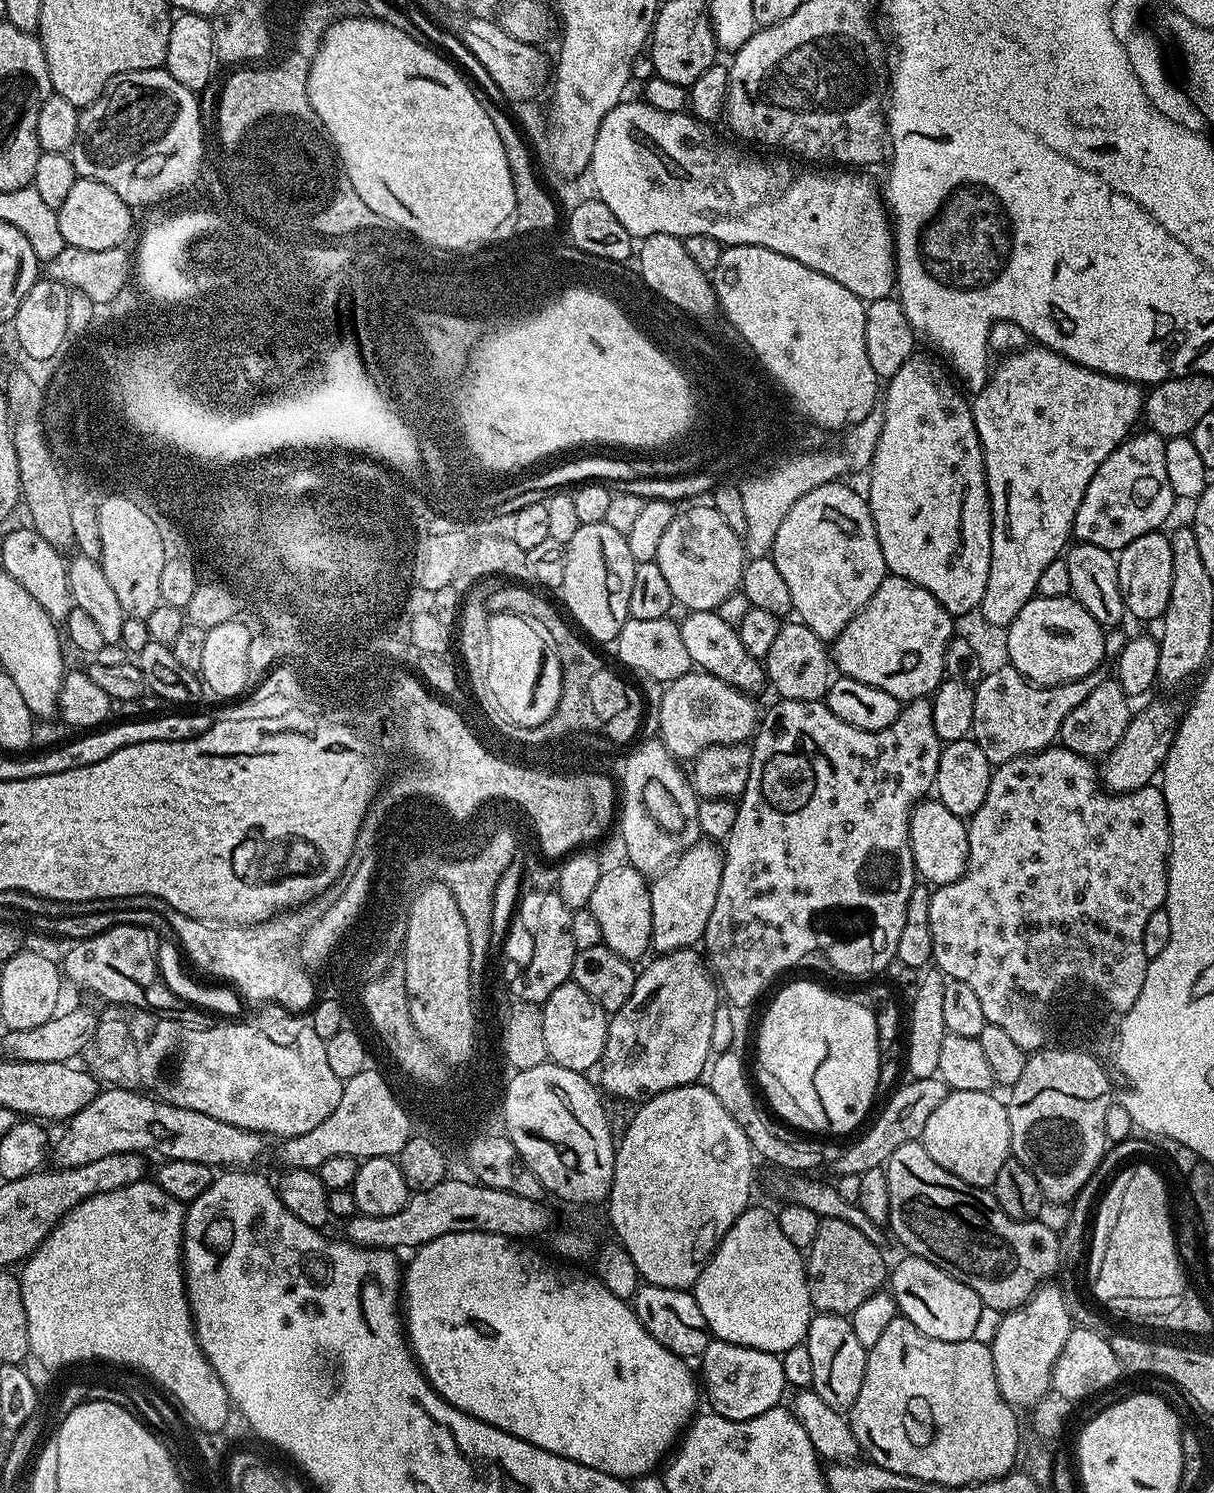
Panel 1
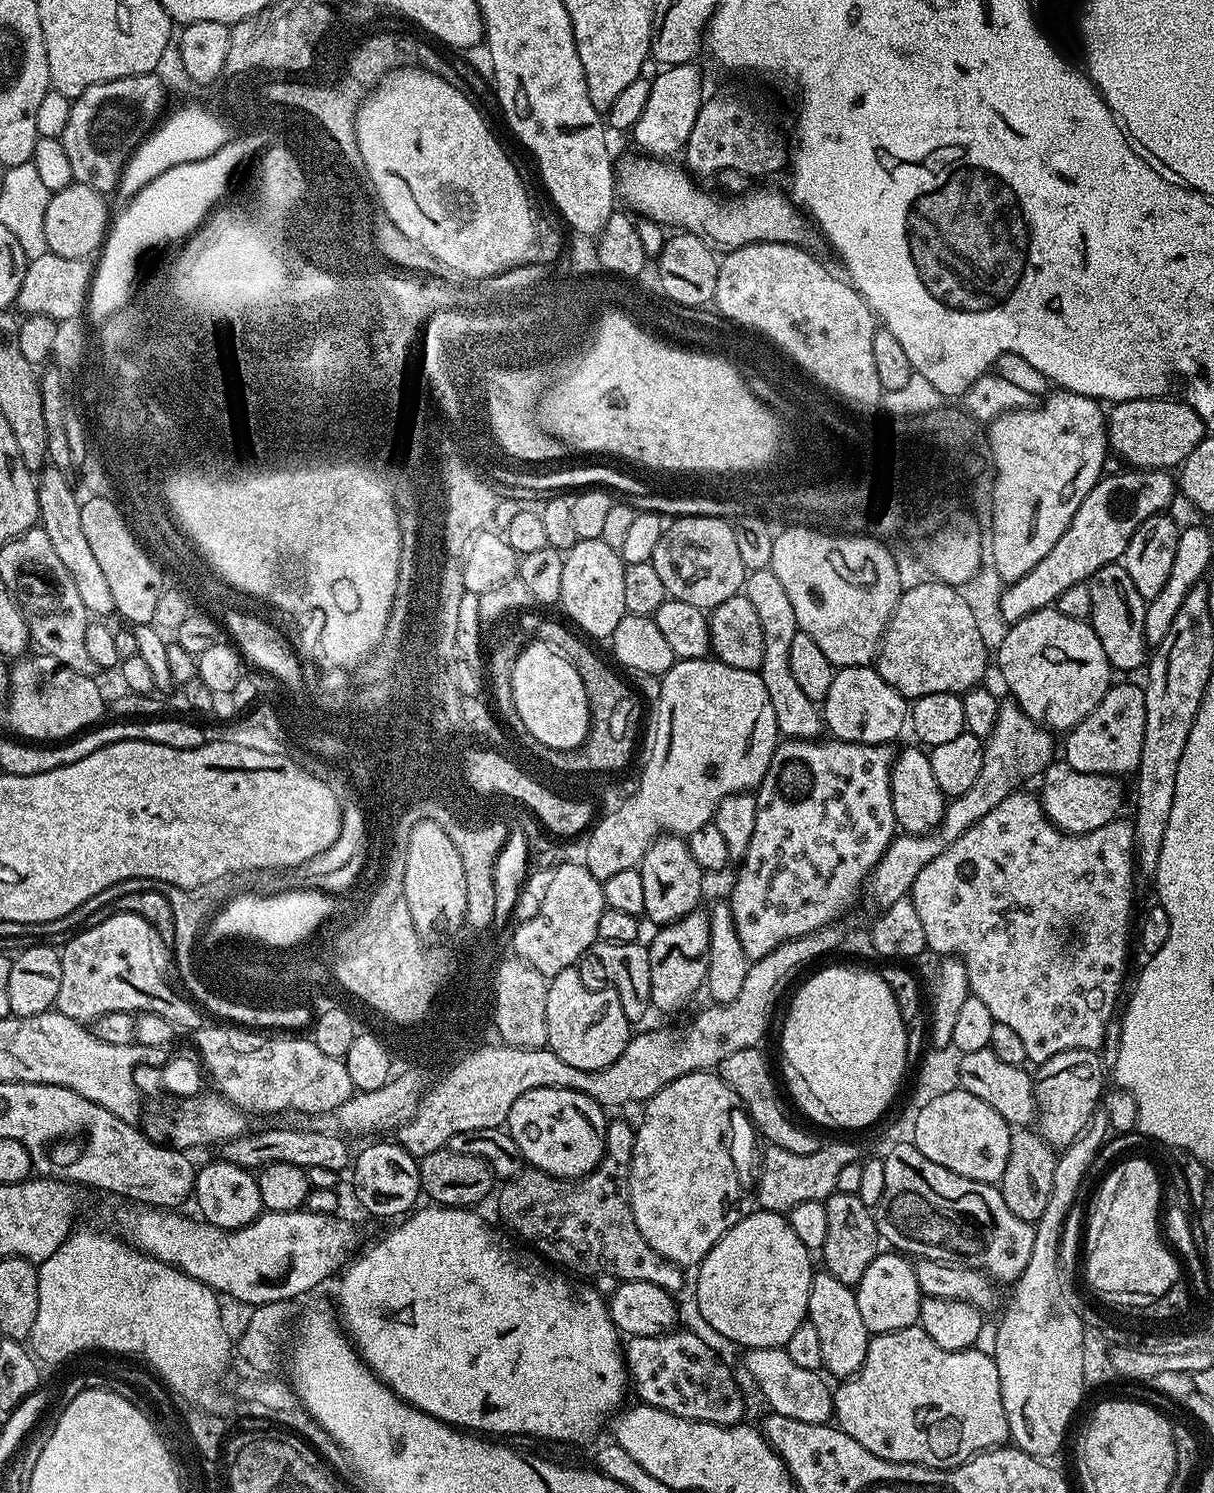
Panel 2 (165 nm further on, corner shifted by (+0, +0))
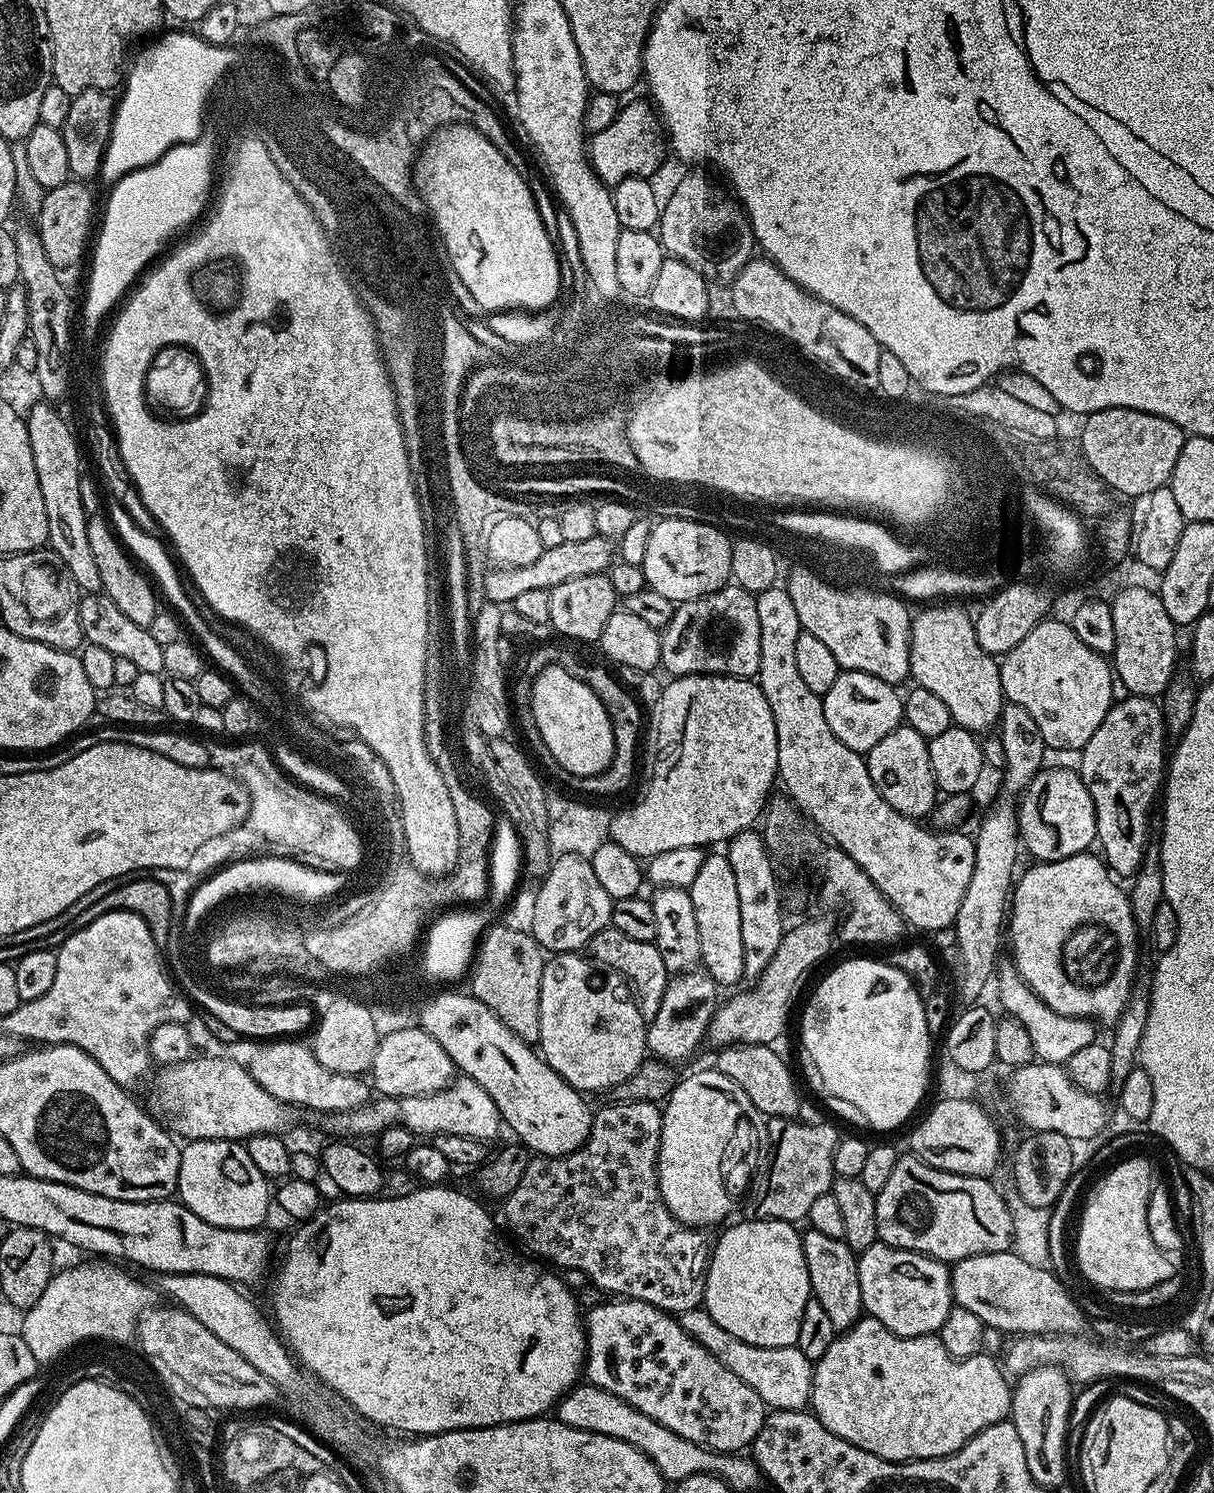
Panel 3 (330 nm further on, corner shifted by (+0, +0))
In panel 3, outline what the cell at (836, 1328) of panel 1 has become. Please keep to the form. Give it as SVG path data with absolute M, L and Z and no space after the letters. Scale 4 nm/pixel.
M811 1230L803 1233L802 1250L806 1258L812 1296L826 1310L830 1322L834 1322L836 1329L853 1328L865 1315L862 1286L858 1286L857 1253L852 1251L852 1247L844 1239L829 1238L826 1234Z

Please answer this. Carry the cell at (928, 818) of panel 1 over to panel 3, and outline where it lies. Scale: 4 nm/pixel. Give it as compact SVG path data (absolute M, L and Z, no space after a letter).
M907 726L895 728L874 750L866 754L870 778L876 789L898 810L898 814L913 818L924 818L931 813L938 803L938 789L934 782L934 774L930 770L930 754L928 741L918 730Z

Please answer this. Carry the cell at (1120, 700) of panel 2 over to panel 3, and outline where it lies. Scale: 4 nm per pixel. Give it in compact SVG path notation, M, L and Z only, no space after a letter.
M1131 694L1117 699L1112 709L1102 718L1102 726L1094 730L1090 742L1079 749L1080 765L1078 771L1081 782L1090 790L1090 798L1094 798L1094 814L1096 815L1096 839L1102 859L1117 877L1131 878L1144 863L1144 854L1149 851L1148 819L1152 816L1152 803L1162 792L1166 780L1166 752L1164 743L1170 739L1168 727L1164 724L1163 707L1153 697L1133 696Z

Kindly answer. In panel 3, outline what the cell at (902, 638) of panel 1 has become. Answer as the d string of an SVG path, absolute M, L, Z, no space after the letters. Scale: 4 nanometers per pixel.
M936 602L912 616L910 676L949 708L955 727L984 734L999 725L1000 711L1006 703L1000 666L997 657L978 646L973 613L956 604Z

